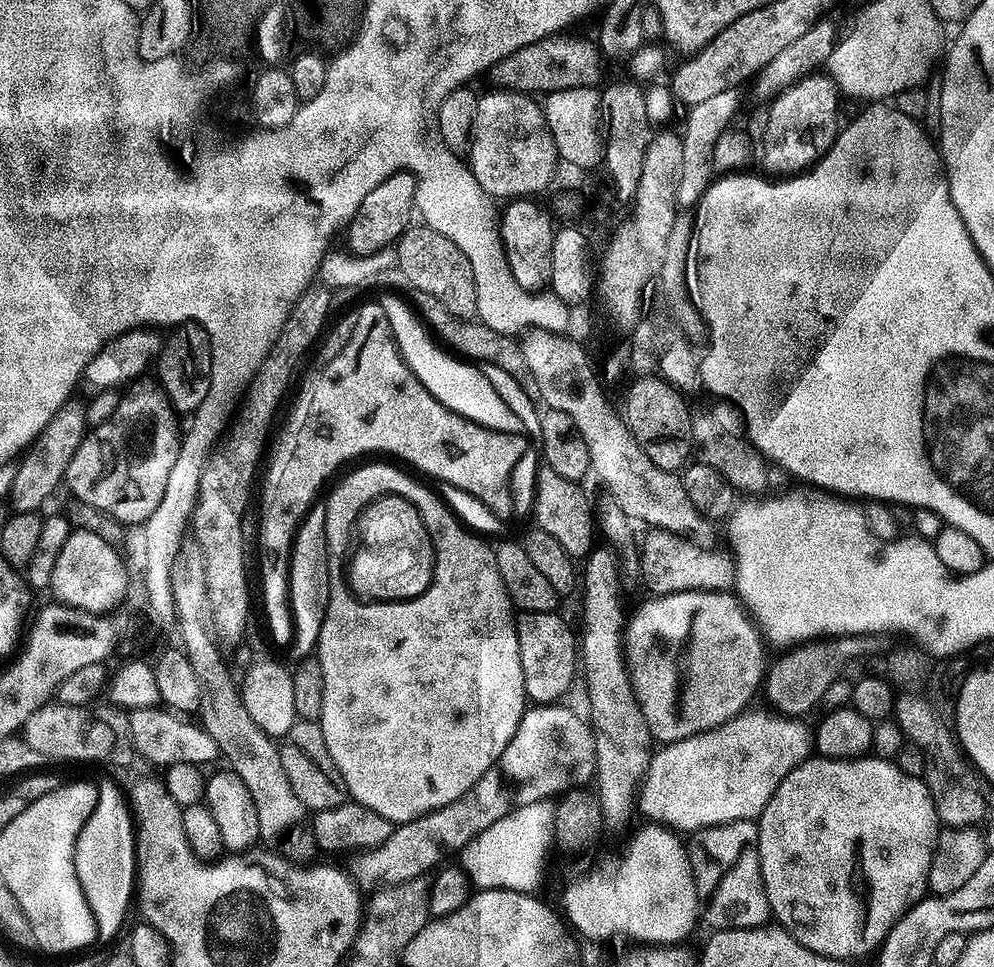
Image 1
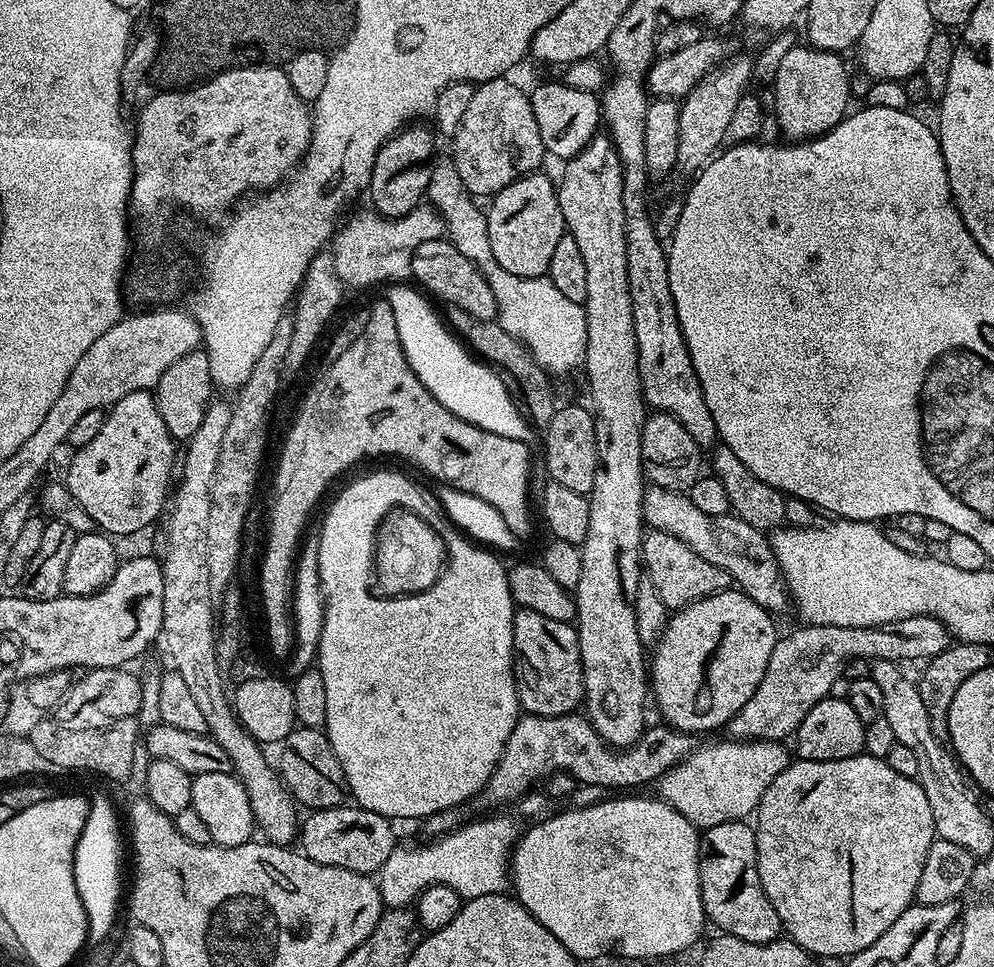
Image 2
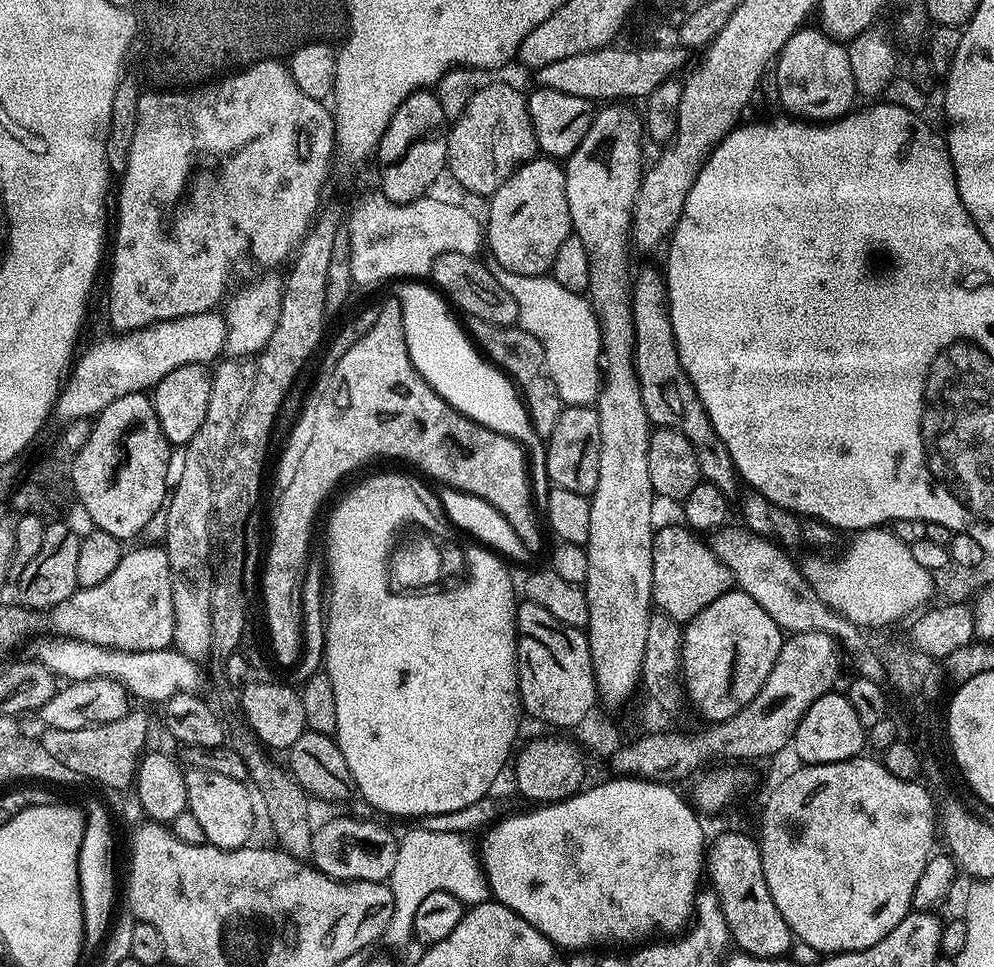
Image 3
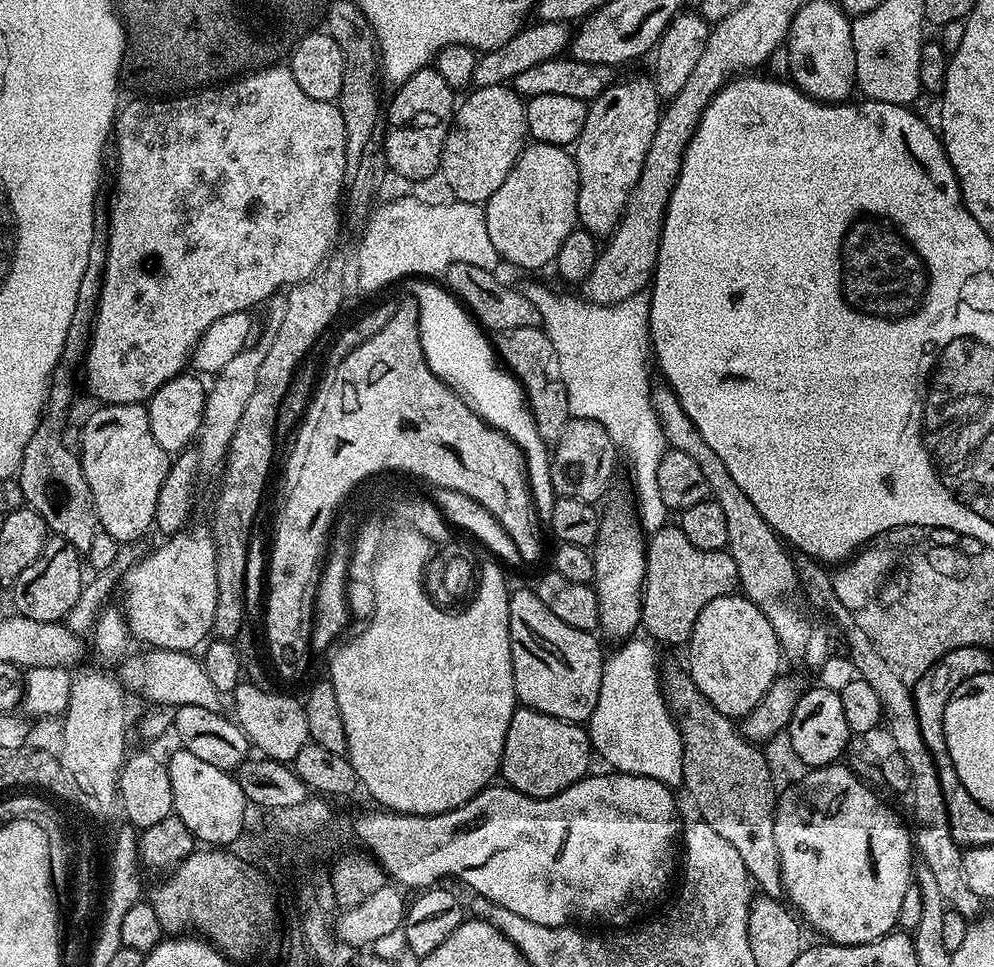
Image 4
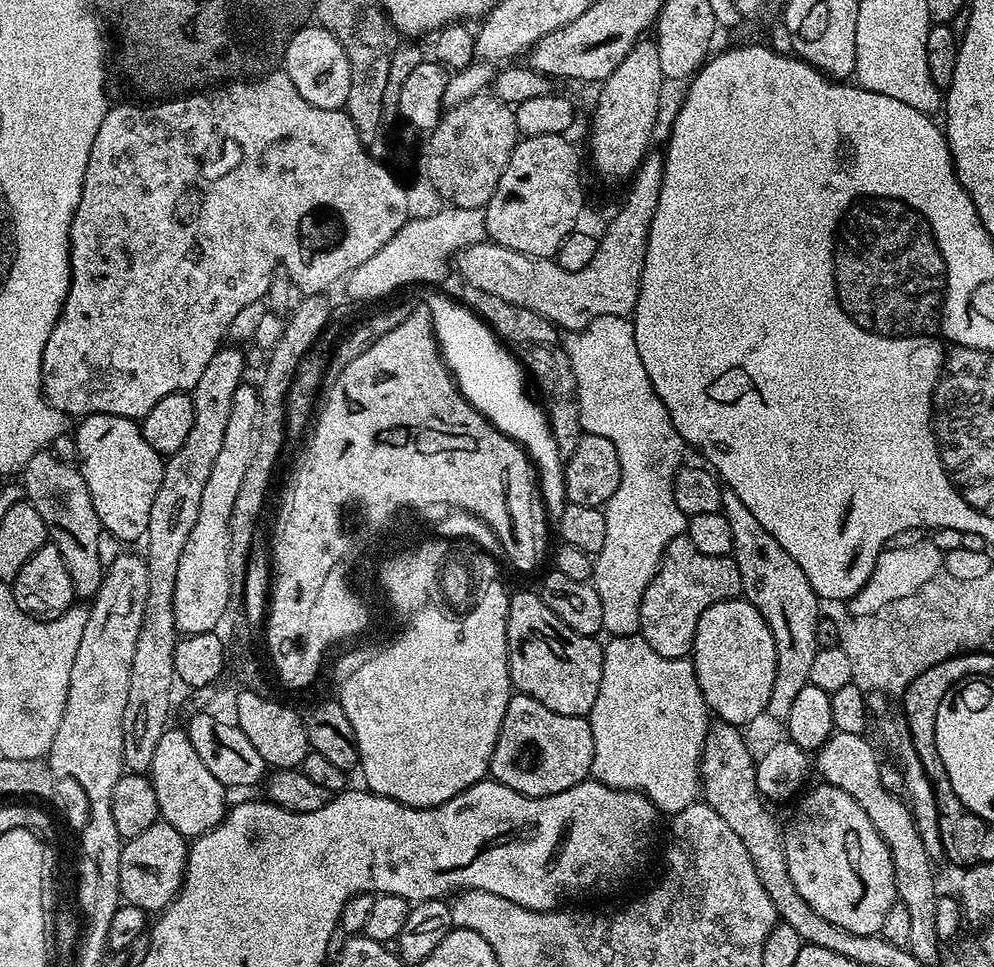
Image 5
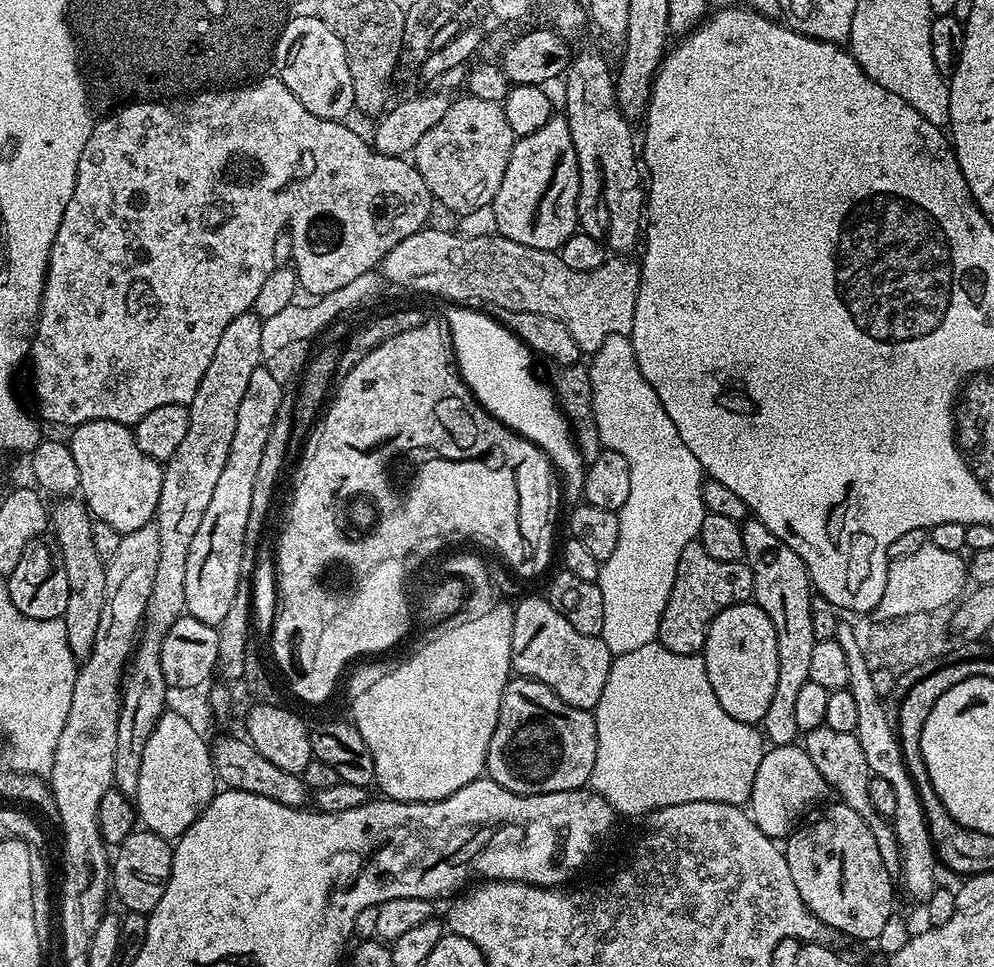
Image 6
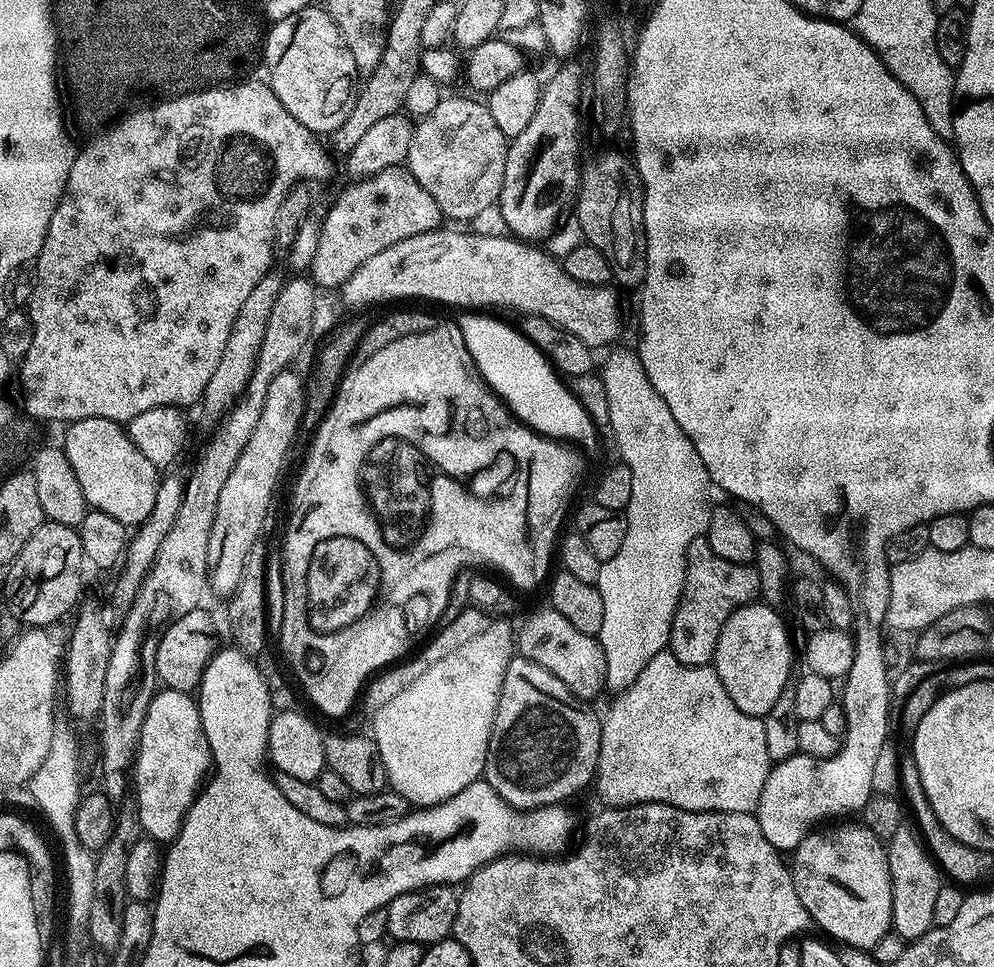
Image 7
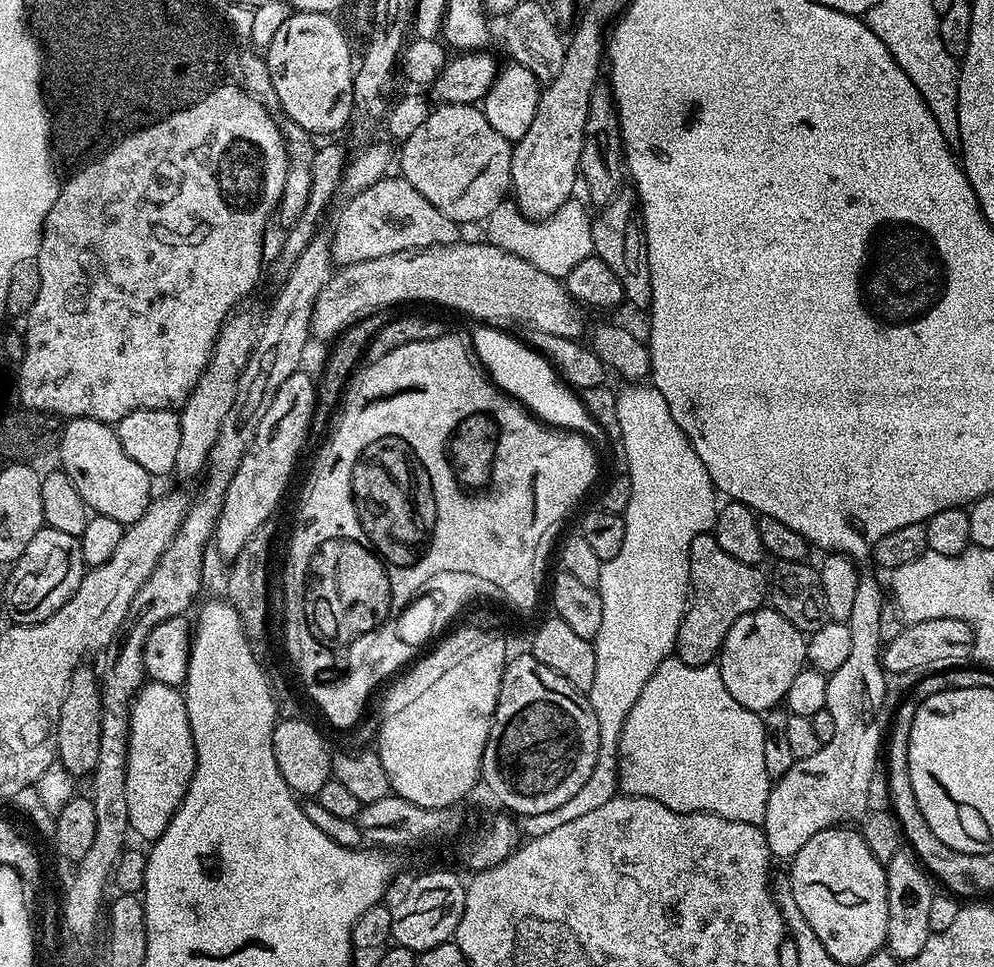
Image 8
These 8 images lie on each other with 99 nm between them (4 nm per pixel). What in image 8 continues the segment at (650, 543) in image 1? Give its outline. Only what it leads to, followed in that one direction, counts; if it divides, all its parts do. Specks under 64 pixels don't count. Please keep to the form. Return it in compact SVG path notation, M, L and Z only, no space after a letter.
M703 532L690 542L688 559L688 607L676 639L675 659L686 662L686 666L700 668L711 664L719 657L726 634L742 614L750 614L765 603L770 592L770 580L763 567L738 562L718 546L715 535Z

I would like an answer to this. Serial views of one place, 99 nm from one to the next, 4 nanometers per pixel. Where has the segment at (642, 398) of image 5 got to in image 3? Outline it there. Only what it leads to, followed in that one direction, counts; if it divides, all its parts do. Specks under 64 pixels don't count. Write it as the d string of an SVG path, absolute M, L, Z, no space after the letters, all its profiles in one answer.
M493 263L491 265L494 278L506 290L510 290L510 298L518 302L520 311L519 327L525 328L544 347L544 366L552 385L558 390L560 400L566 406L574 404L587 404L589 406L597 403L602 389L602 347L600 341L600 322L597 320L591 303L581 293L566 290L566 286L558 286L558 282L551 275L523 276L506 270L502 265Z

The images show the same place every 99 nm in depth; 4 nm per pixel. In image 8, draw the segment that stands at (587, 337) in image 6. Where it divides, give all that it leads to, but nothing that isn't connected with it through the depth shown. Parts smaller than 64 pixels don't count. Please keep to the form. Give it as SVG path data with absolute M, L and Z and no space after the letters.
M457 242L454 244L439 244L438 246L430 246L429 248L421 248L411 254L407 252L399 252L398 254L390 254L382 258L374 258L366 262L358 262L357 264L345 264L330 278L330 282L322 290L322 294L318 294L318 298L314 302L314 310L312 311L312 336L315 339L331 342L344 332L354 322L358 322L362 318L371 316L372 313L387 309L387 304L404 304L407 300L429 300L432 304L445 304L448 308L457 308L460 312L465 312L468 316L473 316L476 322L483 322L488 326L508 326L511 320L517 320L520 324L529 324L529 329L537 332L545 332L546 334L558 334L559 336L571 336L573 338L583 337L584 332L584 316L581 305L577 304L568 294L567 288L557 277L546 274L542 270L538 270L538 266L534 266L530 262L526 262L526 258L518 258L513 252L504 252L498 246L481 242L481 244L464 244L465 242Z

